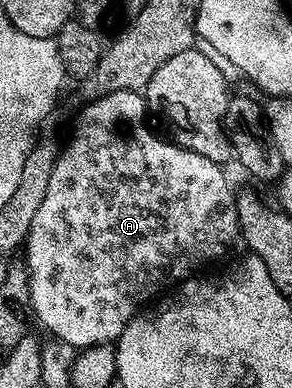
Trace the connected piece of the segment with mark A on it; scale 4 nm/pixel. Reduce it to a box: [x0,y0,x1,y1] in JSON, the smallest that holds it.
[23,91,239,351]

